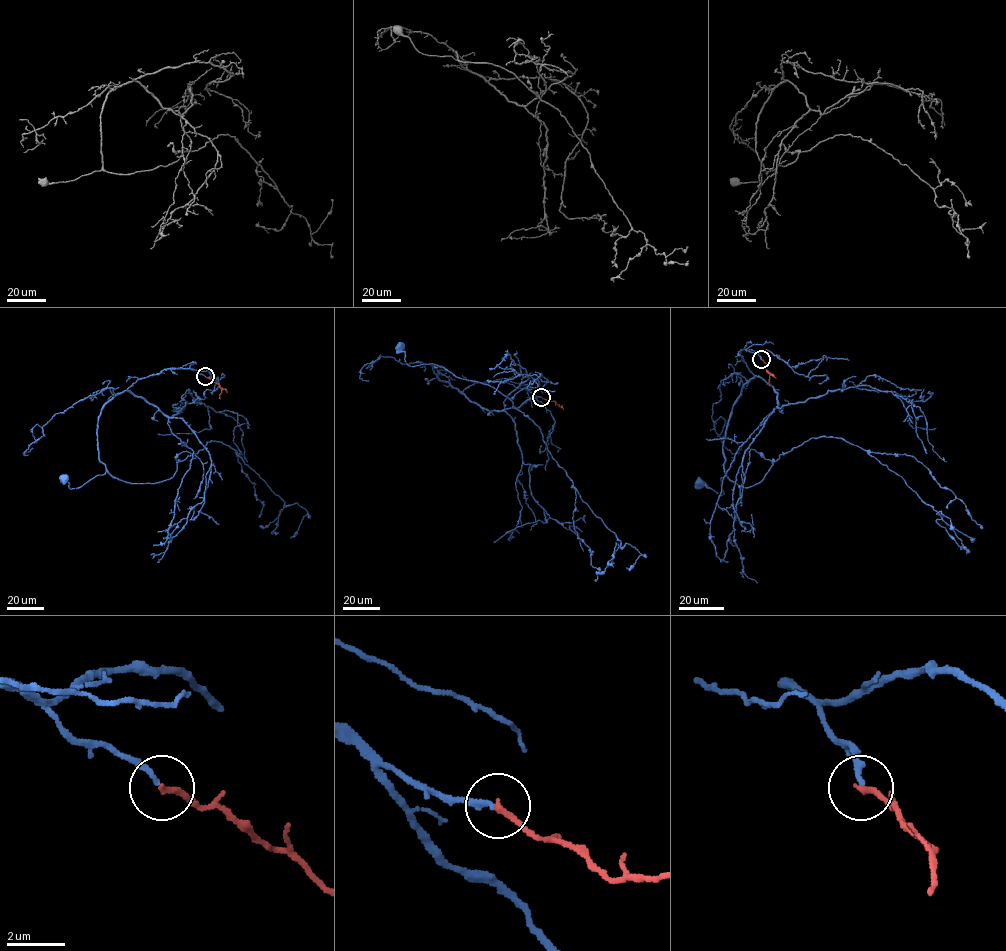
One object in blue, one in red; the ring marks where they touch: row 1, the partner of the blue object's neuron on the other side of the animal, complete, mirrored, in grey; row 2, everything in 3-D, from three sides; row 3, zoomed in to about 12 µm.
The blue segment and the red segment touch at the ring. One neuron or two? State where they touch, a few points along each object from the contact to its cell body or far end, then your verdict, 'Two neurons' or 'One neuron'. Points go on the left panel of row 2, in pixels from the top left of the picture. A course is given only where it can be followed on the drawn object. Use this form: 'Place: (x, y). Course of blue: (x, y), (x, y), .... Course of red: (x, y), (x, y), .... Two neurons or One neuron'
Place: (205, 376). Course of blue: (204, 376), (189, 368), (164, 369), (117, 393), (98, 419), (98, 456), (105, 472), (76, 488), (64, 479). Course of red: (205, 376), (219, 386), (220, 398). One neuron

